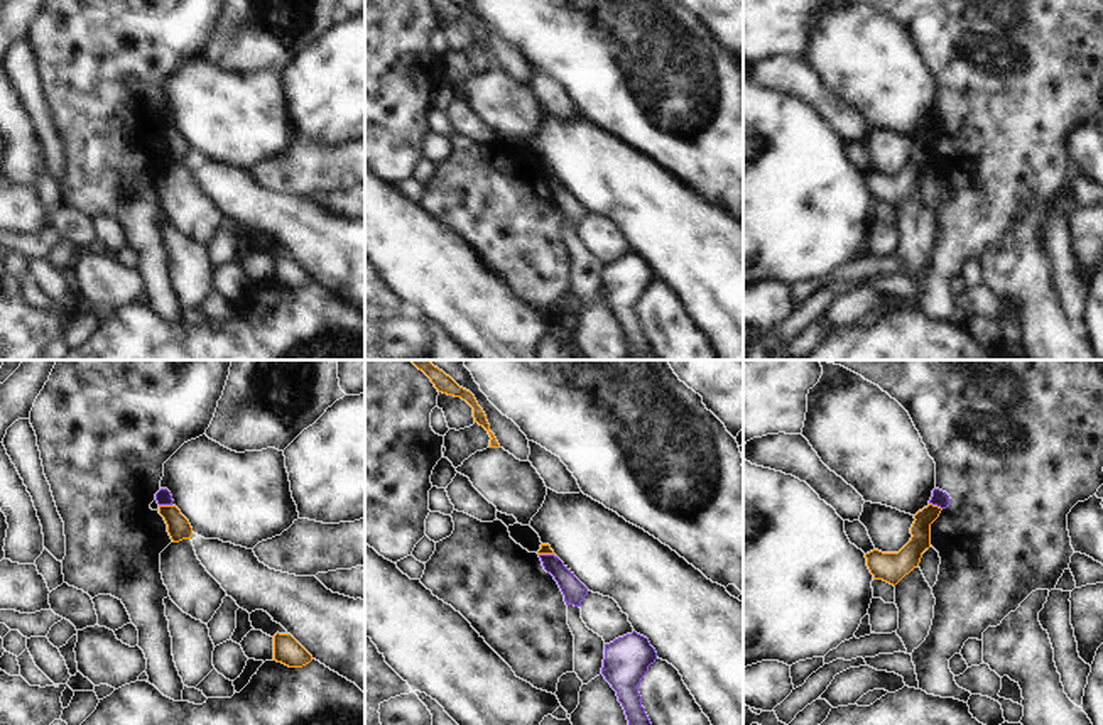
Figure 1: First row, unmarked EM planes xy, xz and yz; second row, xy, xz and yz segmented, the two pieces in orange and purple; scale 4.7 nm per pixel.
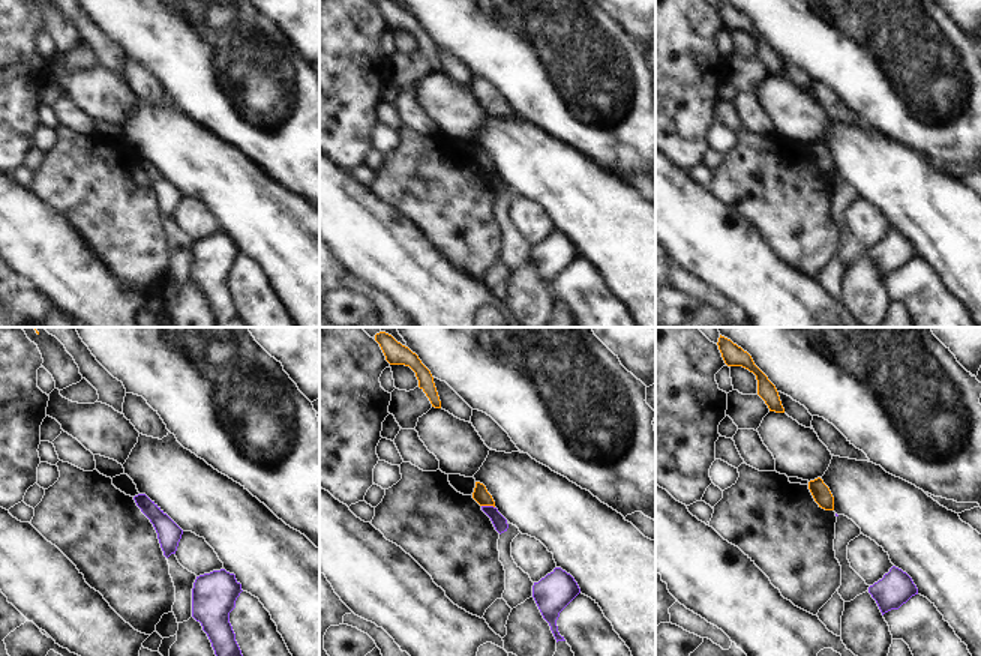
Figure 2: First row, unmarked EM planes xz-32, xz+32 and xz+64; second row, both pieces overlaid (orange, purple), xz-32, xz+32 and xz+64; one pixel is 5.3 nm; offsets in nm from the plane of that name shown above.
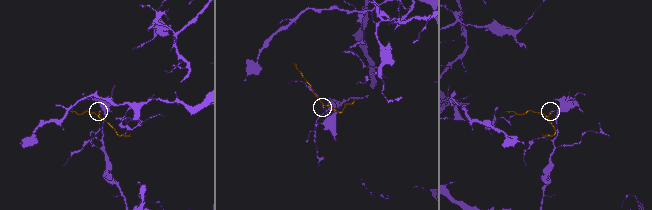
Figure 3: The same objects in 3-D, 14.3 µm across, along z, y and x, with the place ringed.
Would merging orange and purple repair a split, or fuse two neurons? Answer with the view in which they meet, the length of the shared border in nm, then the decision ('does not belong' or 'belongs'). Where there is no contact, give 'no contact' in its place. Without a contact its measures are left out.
meets orange in xy; contact 60 nm long; does not belong

